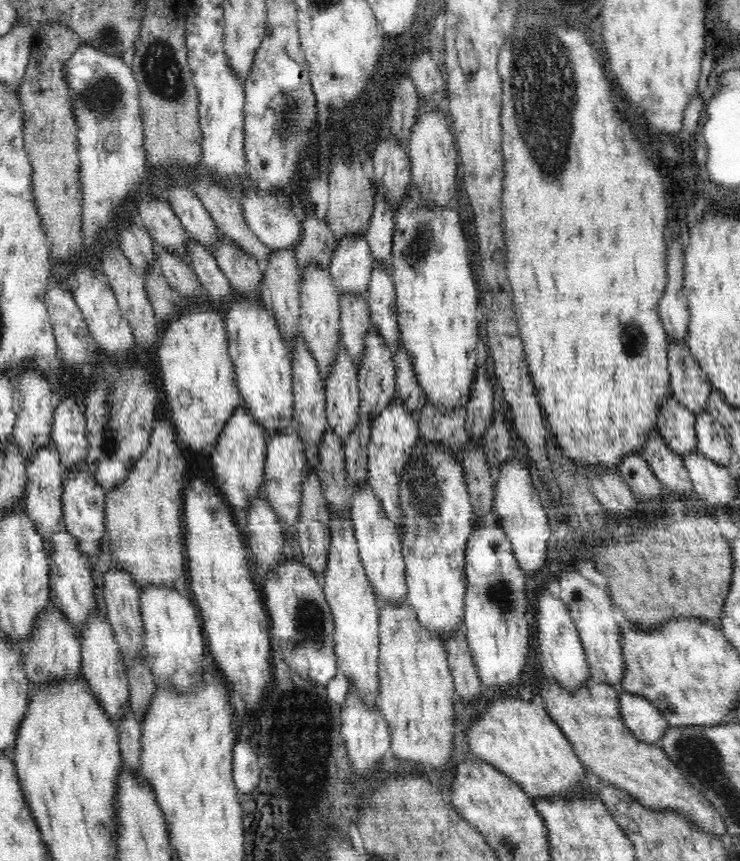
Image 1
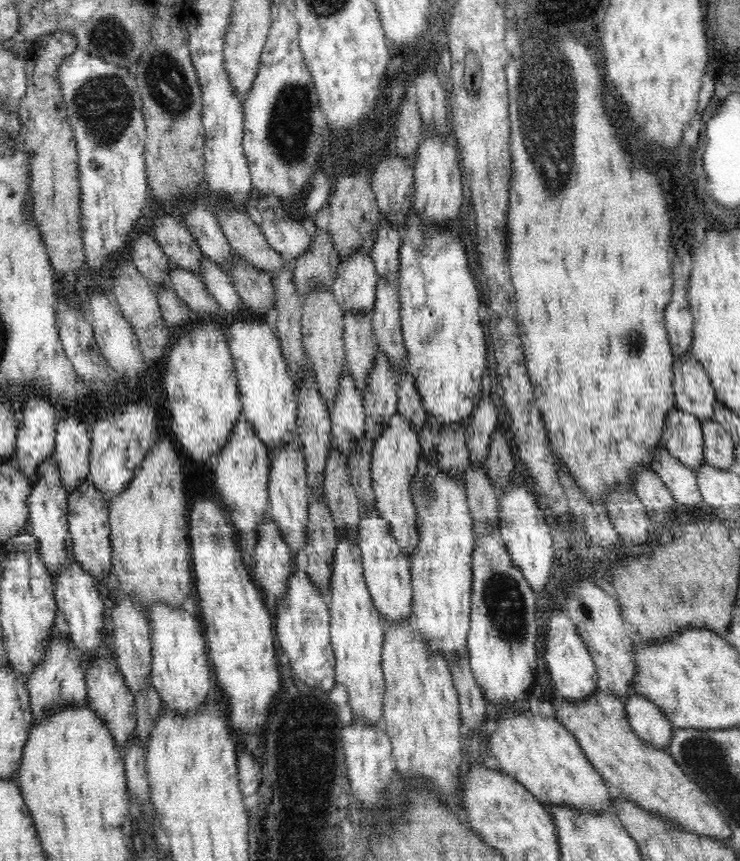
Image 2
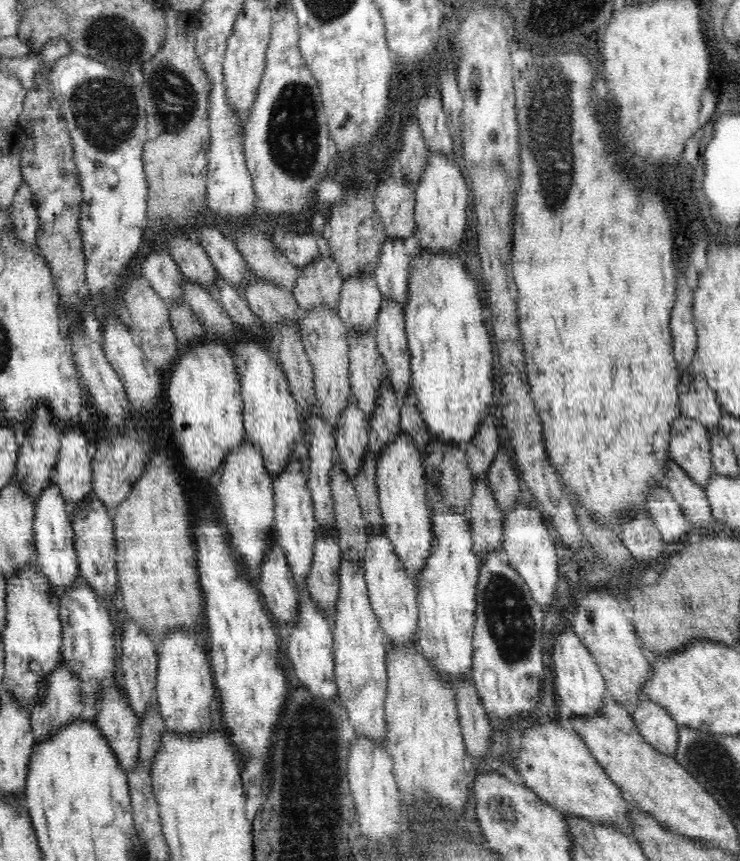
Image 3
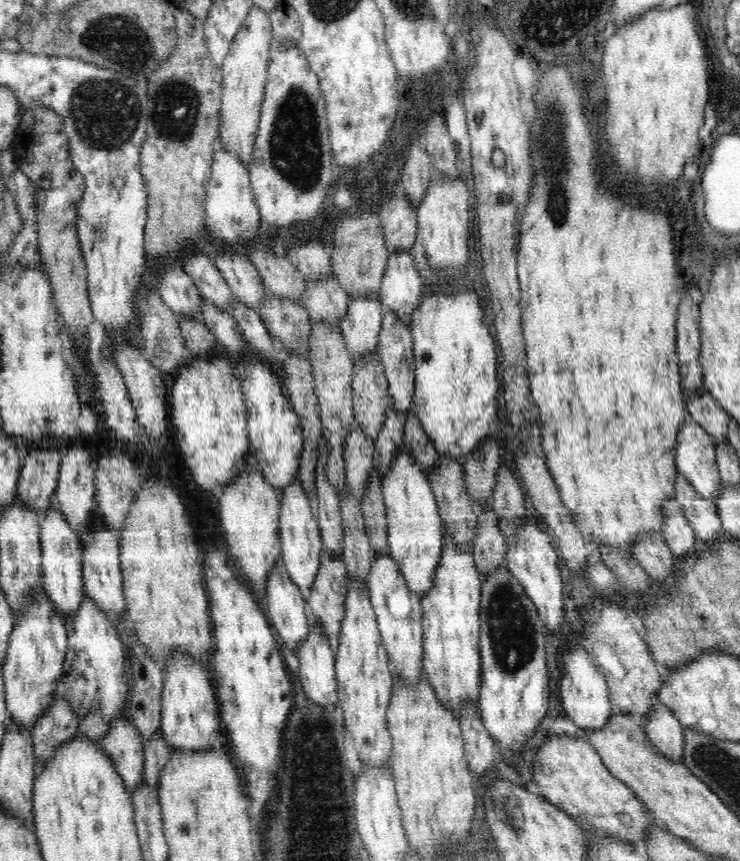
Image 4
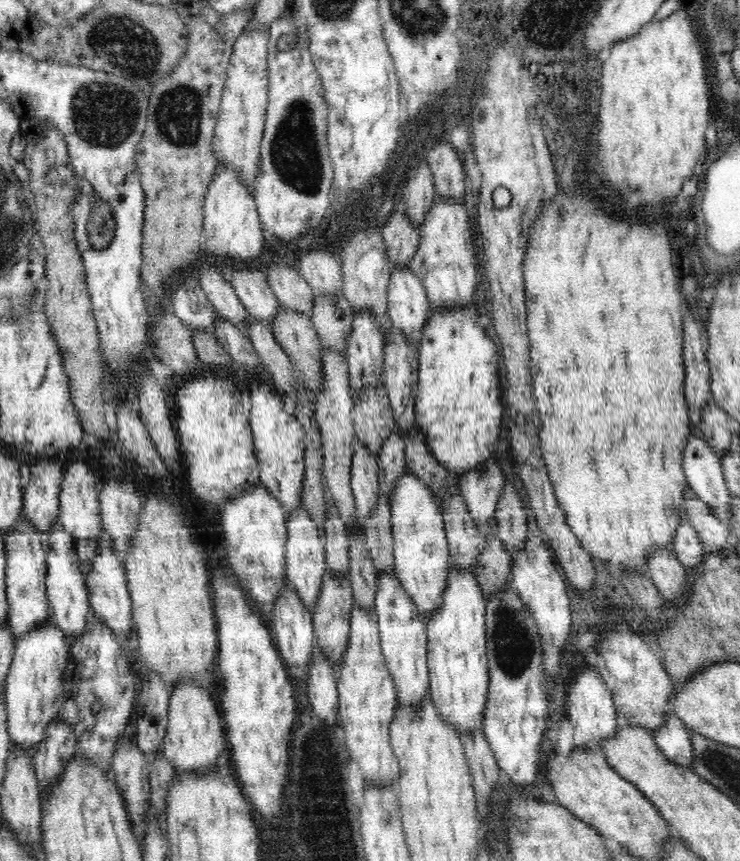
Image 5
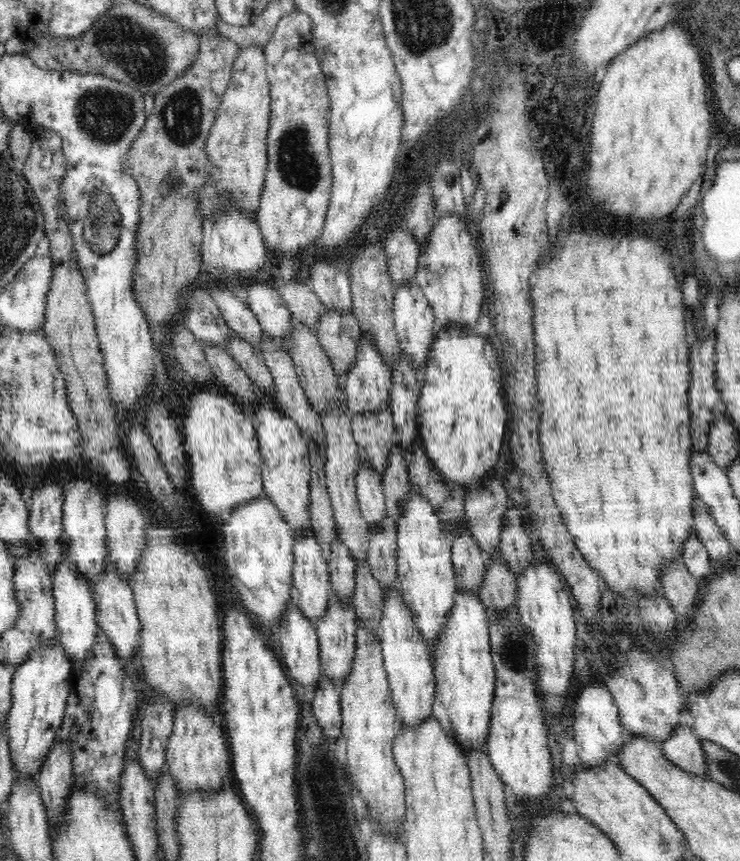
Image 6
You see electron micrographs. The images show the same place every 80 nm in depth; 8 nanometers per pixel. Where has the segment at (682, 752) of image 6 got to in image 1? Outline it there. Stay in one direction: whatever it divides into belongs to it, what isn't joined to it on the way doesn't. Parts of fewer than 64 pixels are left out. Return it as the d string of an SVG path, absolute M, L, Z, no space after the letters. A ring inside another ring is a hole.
M619 690L621 717L640 741L658 744L669 727L664 715L647 698Z

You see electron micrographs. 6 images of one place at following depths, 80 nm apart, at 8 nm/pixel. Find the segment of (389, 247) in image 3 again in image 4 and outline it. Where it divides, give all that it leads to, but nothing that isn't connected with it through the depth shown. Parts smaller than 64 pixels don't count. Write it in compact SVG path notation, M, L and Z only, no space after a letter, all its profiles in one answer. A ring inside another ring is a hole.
M389 251L386 270L380 285L384 307L409 324L413 310L423 295L423 280L414 266L411 251Z

